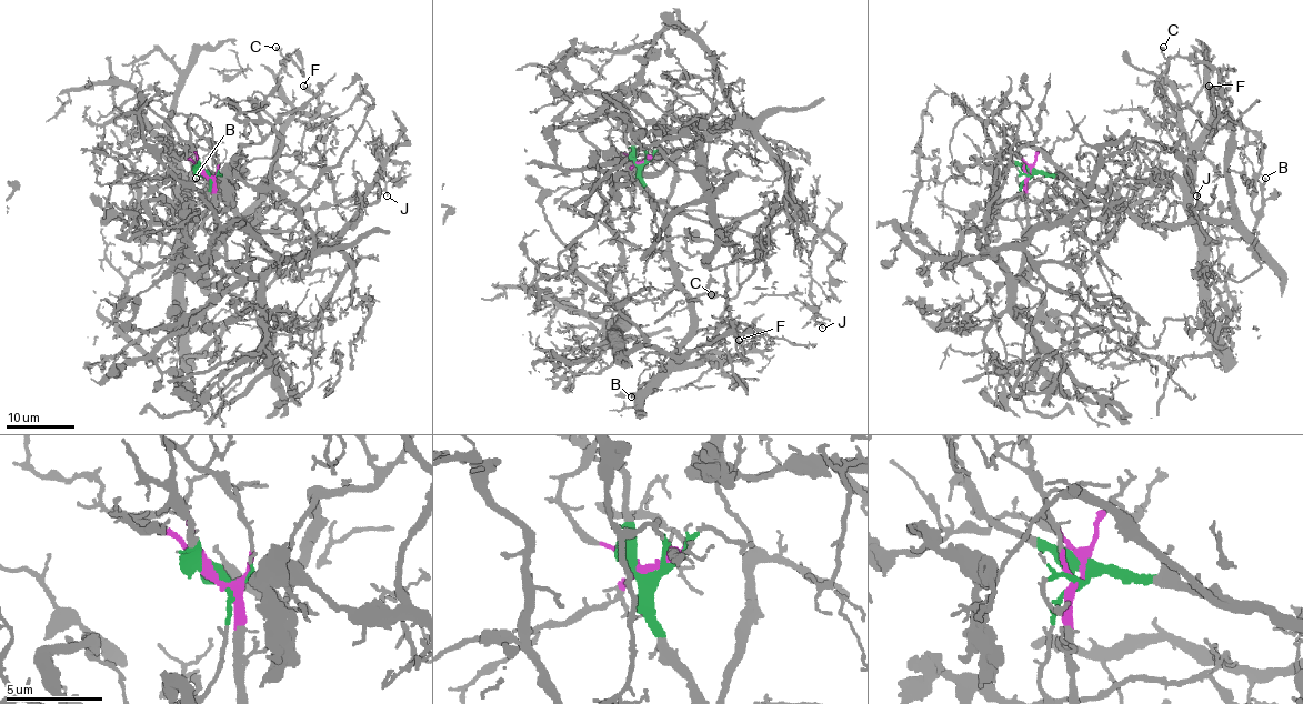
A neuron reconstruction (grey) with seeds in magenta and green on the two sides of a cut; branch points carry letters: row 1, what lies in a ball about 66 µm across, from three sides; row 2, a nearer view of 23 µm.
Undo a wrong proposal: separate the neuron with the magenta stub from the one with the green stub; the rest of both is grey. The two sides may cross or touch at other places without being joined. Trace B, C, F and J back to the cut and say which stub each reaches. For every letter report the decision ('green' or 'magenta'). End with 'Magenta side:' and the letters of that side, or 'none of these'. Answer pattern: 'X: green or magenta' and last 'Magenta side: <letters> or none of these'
B: green
C: green
F: green
J: magenta
Magenta side: J

